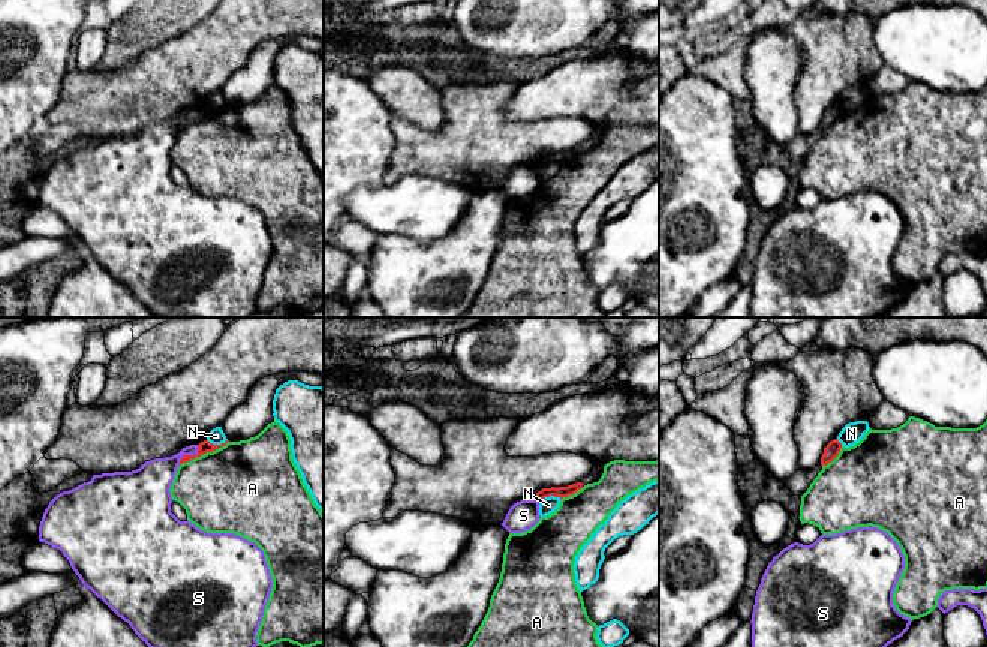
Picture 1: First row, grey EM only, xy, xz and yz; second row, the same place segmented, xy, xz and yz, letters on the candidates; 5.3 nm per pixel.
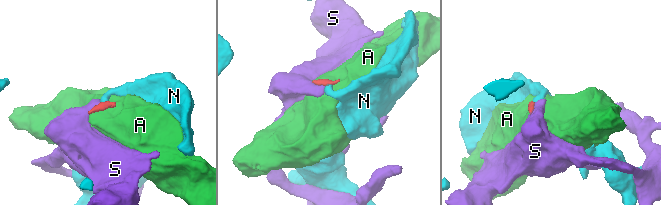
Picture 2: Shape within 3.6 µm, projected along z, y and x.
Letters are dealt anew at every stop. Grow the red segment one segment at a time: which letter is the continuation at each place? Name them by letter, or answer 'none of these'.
none of these

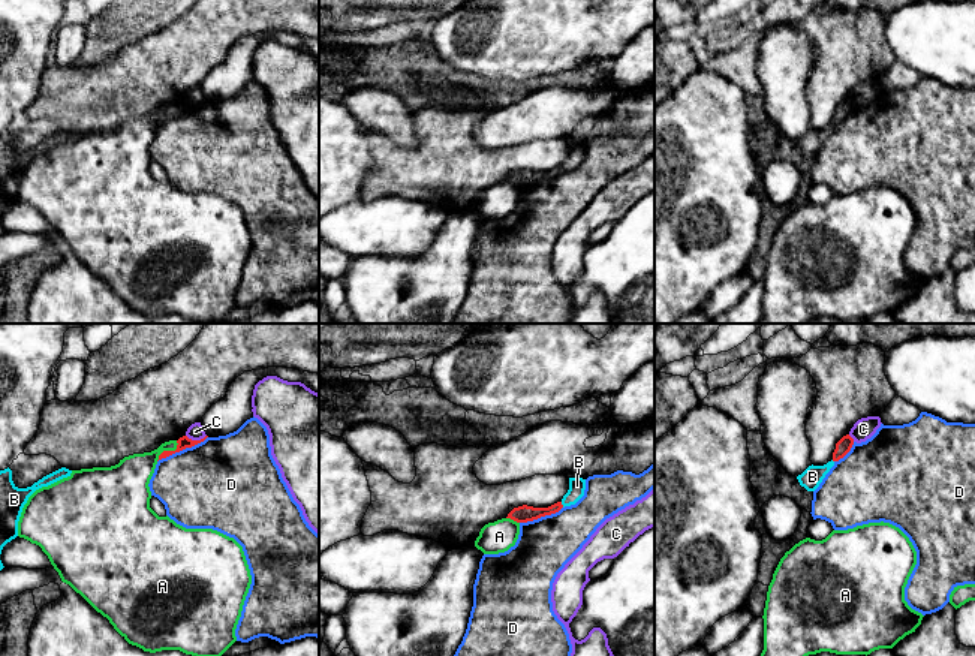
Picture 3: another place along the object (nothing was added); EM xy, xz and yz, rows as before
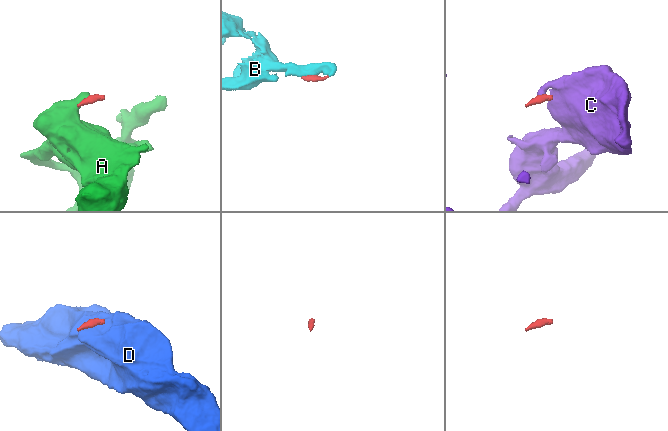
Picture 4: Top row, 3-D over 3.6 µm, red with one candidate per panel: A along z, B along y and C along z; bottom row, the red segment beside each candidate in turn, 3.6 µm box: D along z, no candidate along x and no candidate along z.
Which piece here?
B

